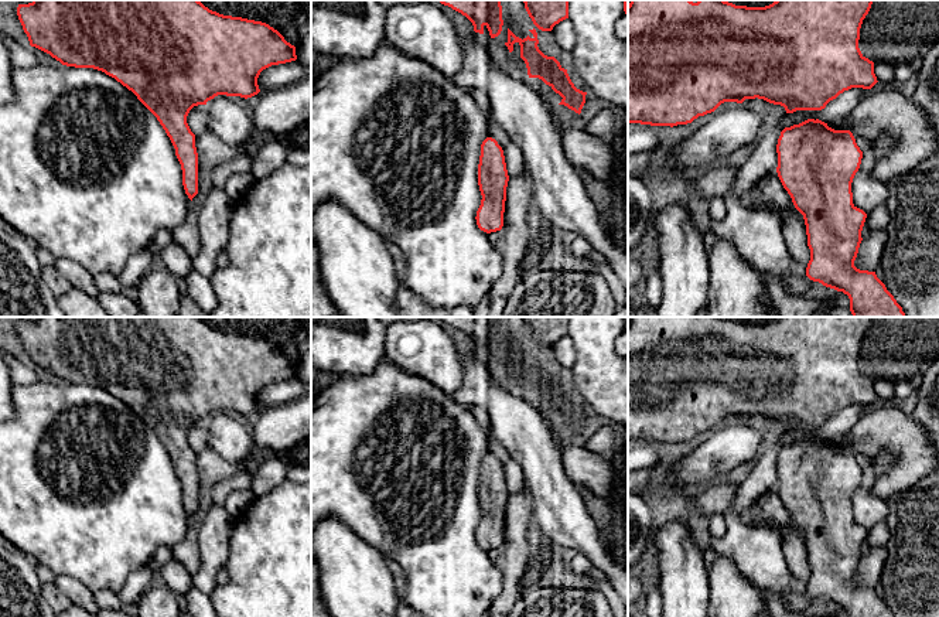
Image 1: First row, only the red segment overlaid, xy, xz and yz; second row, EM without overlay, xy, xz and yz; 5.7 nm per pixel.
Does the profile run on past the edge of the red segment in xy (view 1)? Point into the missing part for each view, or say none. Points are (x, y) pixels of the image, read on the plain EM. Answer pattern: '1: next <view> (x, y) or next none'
1: next none

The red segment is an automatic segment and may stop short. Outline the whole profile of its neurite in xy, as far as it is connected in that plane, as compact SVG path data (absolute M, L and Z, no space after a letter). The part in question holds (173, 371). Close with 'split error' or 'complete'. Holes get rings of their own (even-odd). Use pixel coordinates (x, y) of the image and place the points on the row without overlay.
M33 317L18 321L17 333L31 364L62 382L102 388L137 413L170 454L191 518L198 511L198 470L187 440L189 427L218 412L252 415L260 409L257 395L263 386L297 376L296 364L269 341L219 331L199 317Z; complete

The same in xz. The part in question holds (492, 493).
M486 454L481 461L478 502L482 517L475 534L478 545L486 550L503 543L508 498L503 467L495 456Z; complete

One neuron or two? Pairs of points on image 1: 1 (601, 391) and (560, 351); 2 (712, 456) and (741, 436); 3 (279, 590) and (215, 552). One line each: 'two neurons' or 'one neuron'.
1: two neurons
2: one neuron
3: two neurons

